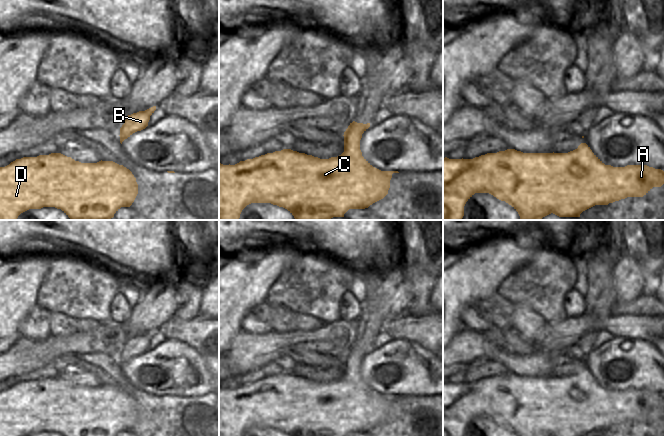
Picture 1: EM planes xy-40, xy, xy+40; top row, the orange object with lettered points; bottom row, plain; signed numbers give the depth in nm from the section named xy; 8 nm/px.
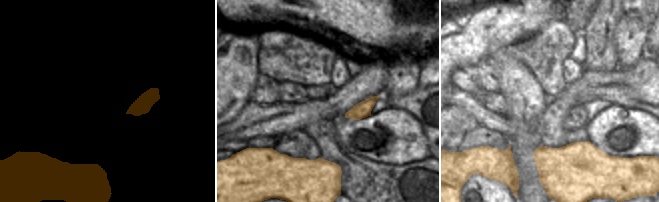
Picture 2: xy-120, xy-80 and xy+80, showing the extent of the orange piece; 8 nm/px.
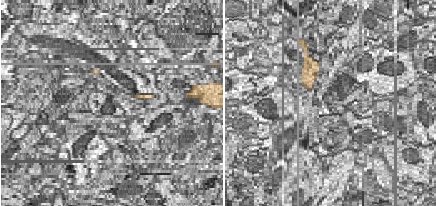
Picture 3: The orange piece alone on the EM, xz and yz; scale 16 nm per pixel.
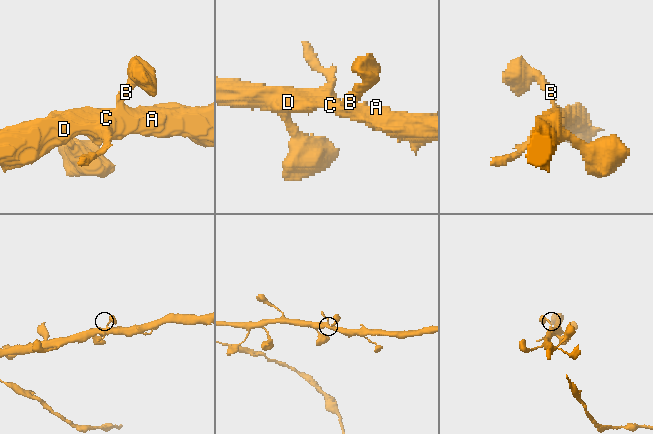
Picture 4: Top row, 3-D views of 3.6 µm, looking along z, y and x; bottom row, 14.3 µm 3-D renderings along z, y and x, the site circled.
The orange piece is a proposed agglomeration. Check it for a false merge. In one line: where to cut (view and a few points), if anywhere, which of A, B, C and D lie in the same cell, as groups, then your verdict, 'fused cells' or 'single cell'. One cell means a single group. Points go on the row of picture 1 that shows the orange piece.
cut none; groups A B C D; single cell

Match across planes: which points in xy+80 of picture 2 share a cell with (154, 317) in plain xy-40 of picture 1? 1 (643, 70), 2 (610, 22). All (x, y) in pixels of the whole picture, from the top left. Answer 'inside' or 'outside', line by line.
1: outside
2: outside

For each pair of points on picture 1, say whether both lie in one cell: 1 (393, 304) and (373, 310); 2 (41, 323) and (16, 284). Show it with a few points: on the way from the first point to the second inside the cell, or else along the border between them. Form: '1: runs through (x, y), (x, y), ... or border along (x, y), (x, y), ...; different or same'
1: runs through (388, 309), (378, 310); same
2: border along (35, 304), (18, 327); different

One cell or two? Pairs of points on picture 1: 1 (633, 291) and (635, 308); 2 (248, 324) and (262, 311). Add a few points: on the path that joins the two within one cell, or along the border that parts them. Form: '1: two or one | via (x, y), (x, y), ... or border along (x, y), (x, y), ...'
1: two | border along (641, 294), (628, 302), (618, 302), (613, 307)
2: one | via (251, 322), (259, 314)

